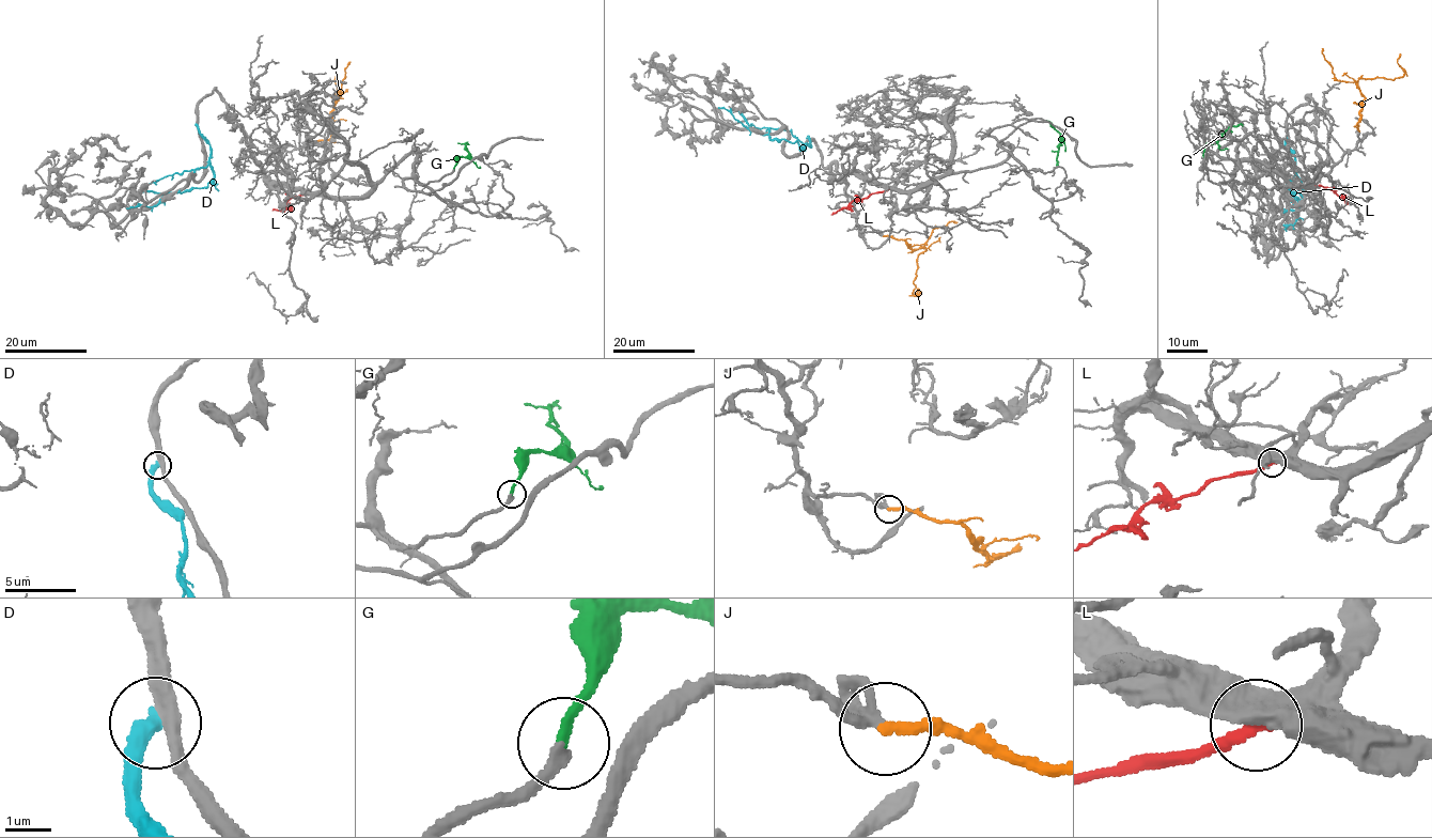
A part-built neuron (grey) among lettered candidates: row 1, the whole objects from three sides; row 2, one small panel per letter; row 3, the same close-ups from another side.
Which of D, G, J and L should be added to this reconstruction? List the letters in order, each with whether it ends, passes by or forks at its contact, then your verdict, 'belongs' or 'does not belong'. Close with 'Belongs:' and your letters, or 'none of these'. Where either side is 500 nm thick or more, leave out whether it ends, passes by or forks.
D: it ends | does not belong
G: it ends | belongs
J: it ends | belongs
L: does not belong
Belongs: G, J

